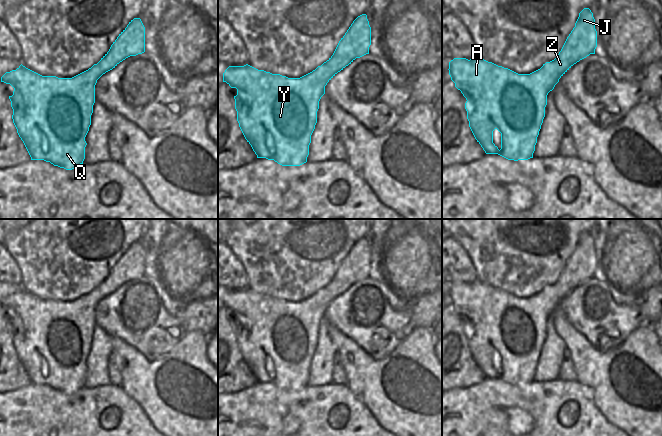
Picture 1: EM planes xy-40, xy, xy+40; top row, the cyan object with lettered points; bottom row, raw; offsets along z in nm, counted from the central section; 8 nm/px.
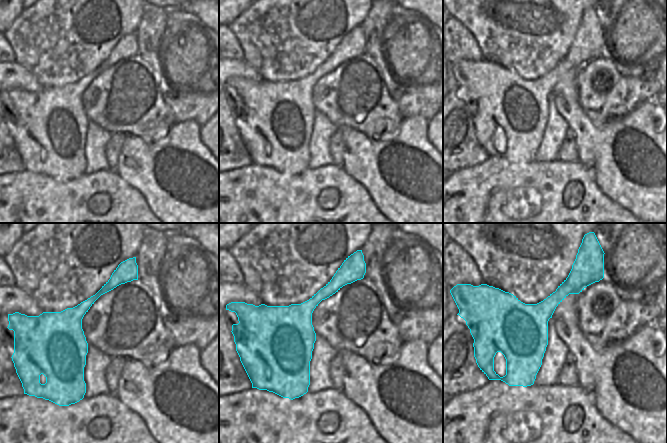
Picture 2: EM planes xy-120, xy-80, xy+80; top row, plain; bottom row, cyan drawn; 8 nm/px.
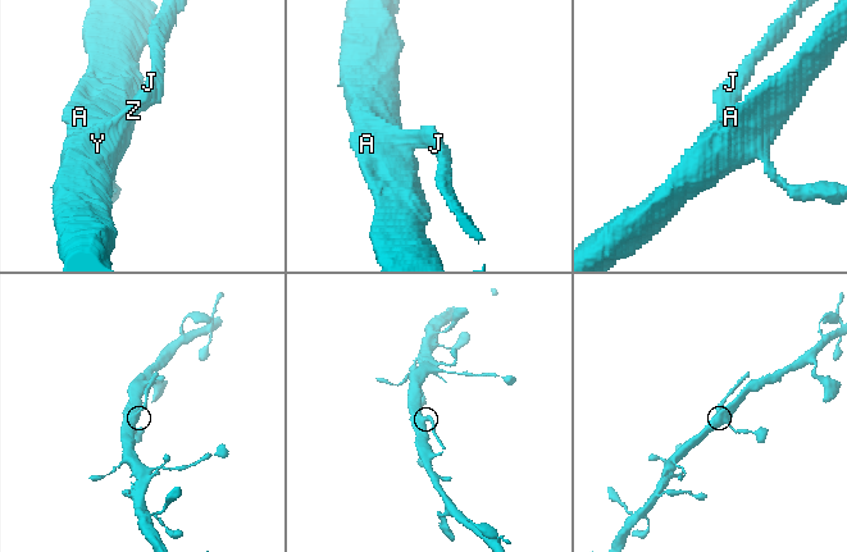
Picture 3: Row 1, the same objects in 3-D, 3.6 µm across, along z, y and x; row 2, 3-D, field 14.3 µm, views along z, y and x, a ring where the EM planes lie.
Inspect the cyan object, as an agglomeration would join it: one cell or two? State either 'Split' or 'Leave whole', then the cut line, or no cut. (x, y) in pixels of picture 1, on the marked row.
Split. Split along xy+40 (540, 68), (546, 73), (545, 82), (548, 85), (549, 91)

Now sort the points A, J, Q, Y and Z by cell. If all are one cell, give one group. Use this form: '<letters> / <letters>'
A Q Y / J Z

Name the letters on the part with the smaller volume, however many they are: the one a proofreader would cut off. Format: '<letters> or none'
J, Z

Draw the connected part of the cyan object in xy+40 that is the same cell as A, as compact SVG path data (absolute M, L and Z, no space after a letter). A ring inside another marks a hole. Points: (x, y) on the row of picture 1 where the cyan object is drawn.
M454 58L449 62L448 70L455 87L467 100L469 127L485 153L514 161L533 158L550 92L545 83L547 73L538 69L530 74L518 74L482 58ZM495 129L501 133L500 150L493 143Z

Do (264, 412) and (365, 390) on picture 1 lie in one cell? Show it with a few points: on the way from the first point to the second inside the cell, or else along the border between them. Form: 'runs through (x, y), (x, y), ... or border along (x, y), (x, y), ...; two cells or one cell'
border along (346, 384), (348, 389), (369, 410); two cells

